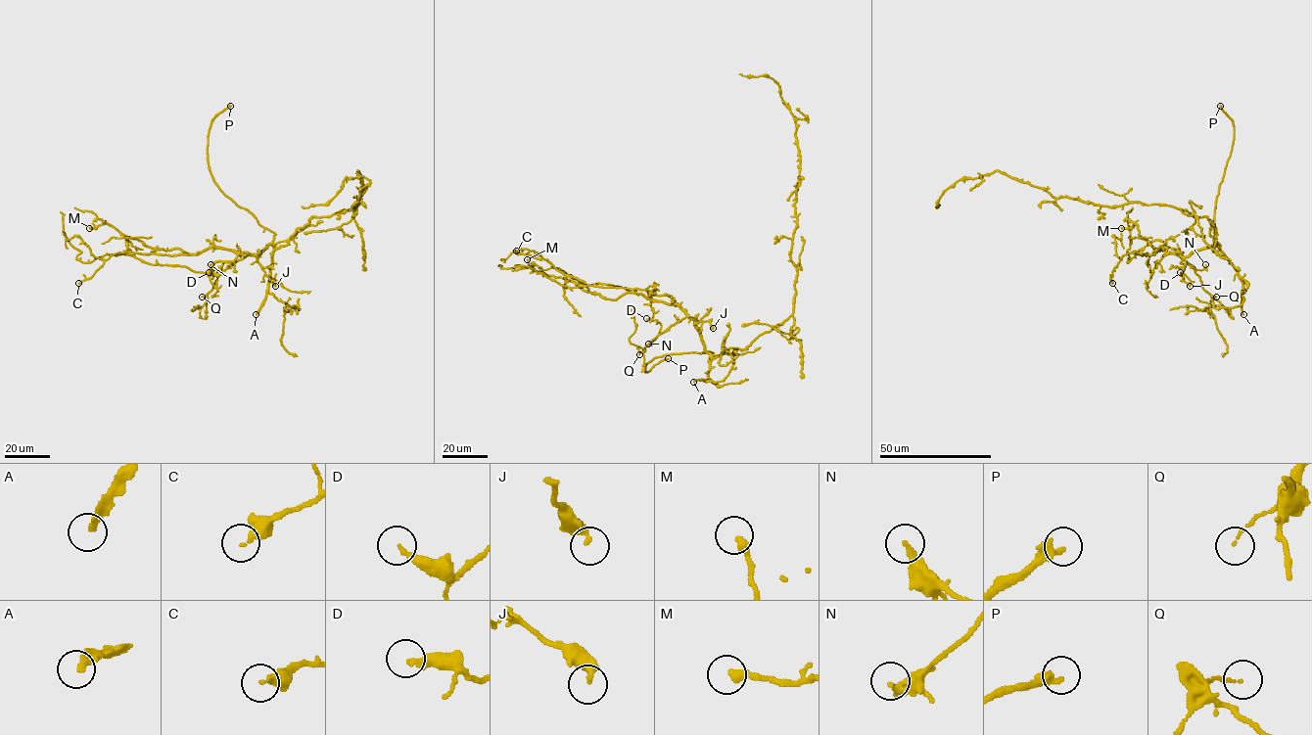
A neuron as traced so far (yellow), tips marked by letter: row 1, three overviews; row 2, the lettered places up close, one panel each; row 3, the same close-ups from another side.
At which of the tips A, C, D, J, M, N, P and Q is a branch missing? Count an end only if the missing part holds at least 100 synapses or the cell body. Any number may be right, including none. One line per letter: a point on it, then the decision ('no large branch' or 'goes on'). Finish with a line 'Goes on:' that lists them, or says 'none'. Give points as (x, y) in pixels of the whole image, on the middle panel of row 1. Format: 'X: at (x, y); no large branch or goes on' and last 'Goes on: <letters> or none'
A: at (693, 382); goes on
C: at (516, 251); no large branch
D: at (646, 318); no large branch
J: at (713, 328); no large branch
M: at (527, 259); no large branch
N: at (648, 344); no large branch
P: at (668, 358); no large branch
Q: at (639, 354); no large branch
Goes on: A

